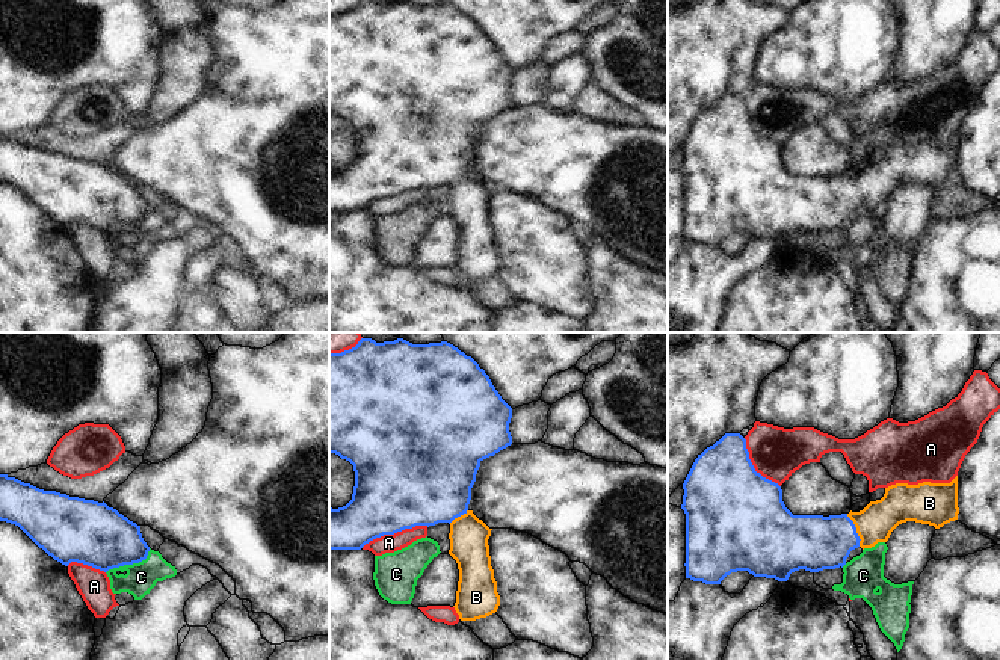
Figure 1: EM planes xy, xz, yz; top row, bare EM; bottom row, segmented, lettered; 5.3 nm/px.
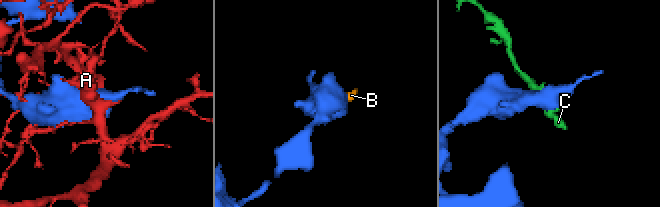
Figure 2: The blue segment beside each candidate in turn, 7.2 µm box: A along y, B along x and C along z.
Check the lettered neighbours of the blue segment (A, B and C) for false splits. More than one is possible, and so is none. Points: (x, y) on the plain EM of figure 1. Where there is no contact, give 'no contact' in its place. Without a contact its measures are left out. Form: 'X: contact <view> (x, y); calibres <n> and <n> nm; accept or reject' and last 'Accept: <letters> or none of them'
A: contact xz (395, 194); calibres 460 and 100 nm; reject
B: contact yz (855, 192); calibres 300 and 200 nm; accept
C: contact xy (130, 225); calibres 340 and 160 nm; reject
Accept: B

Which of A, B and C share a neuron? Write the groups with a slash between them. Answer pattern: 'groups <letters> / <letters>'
groups A / B / C

